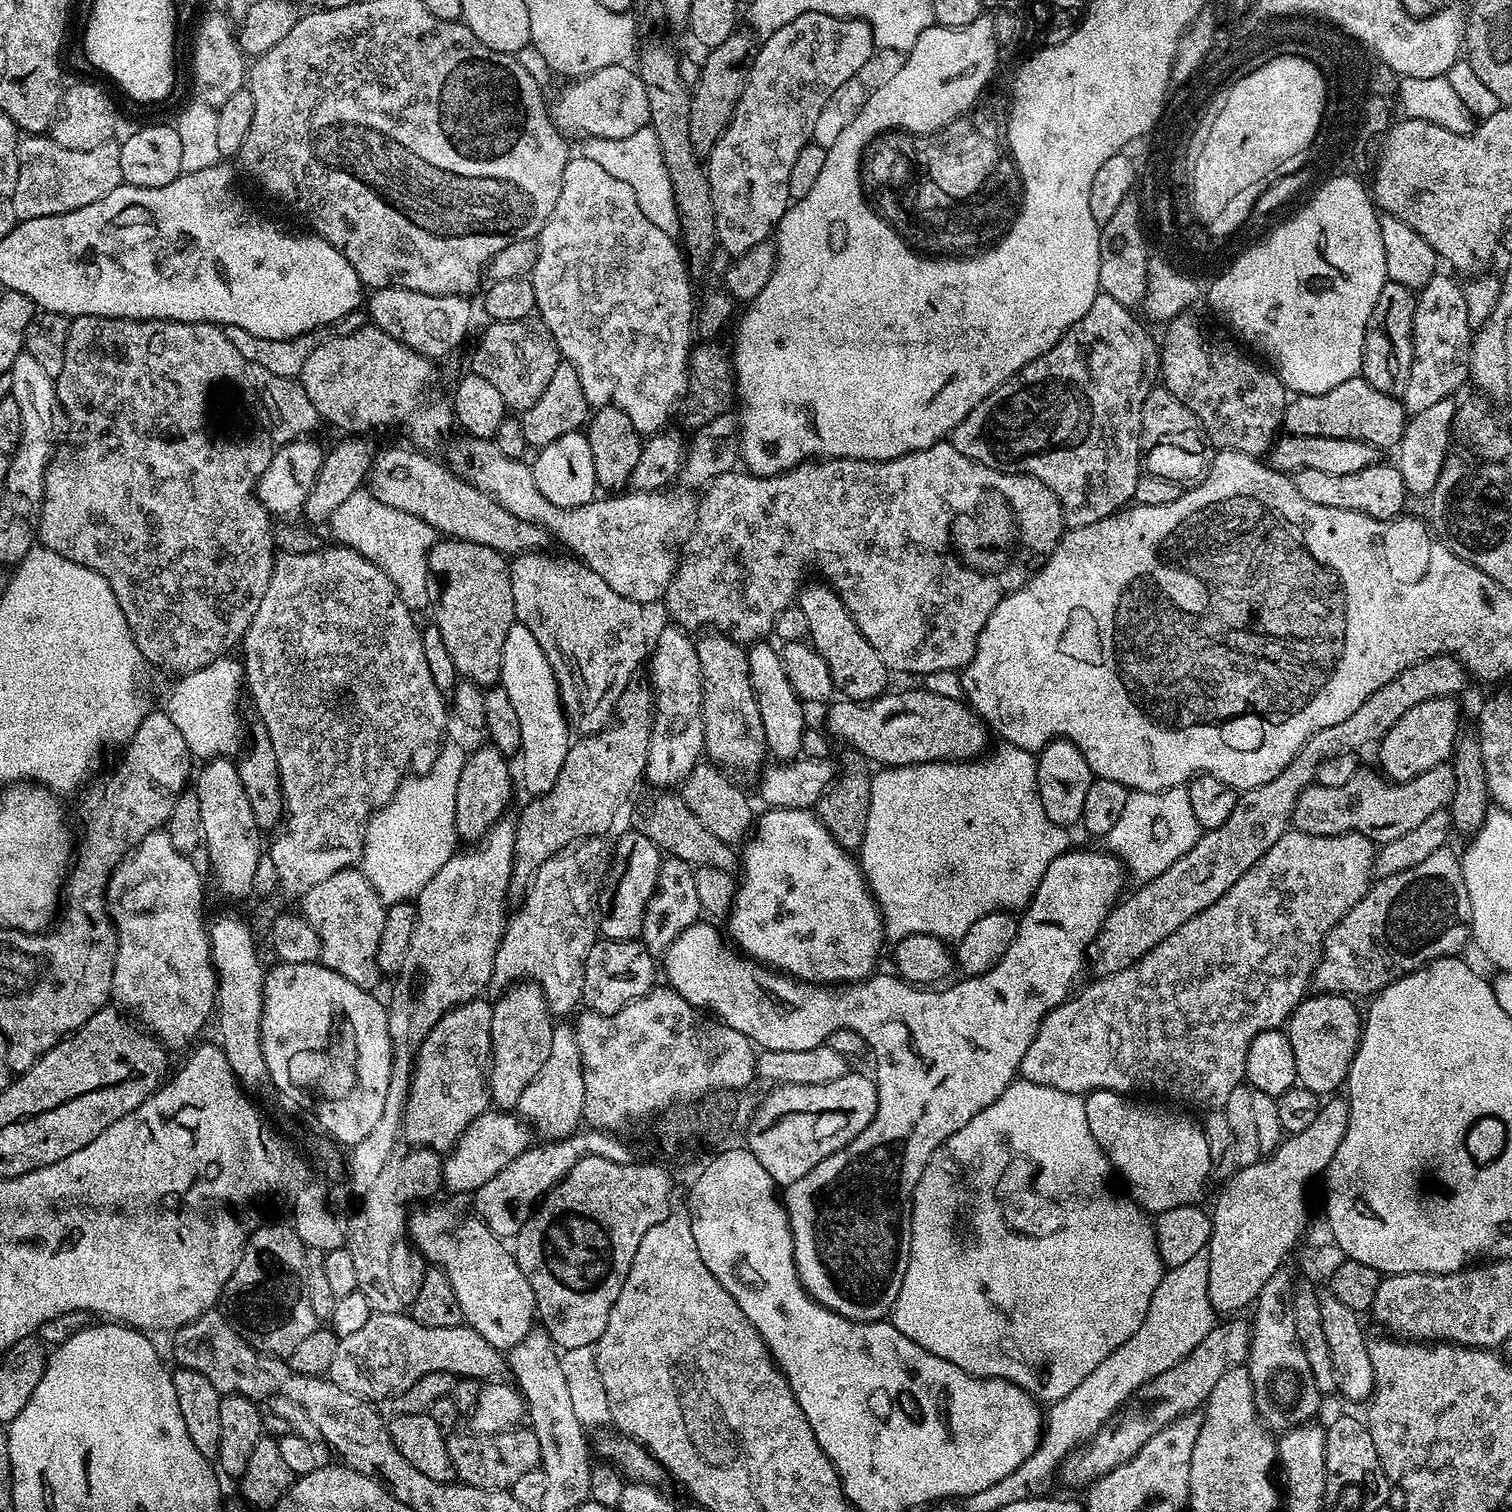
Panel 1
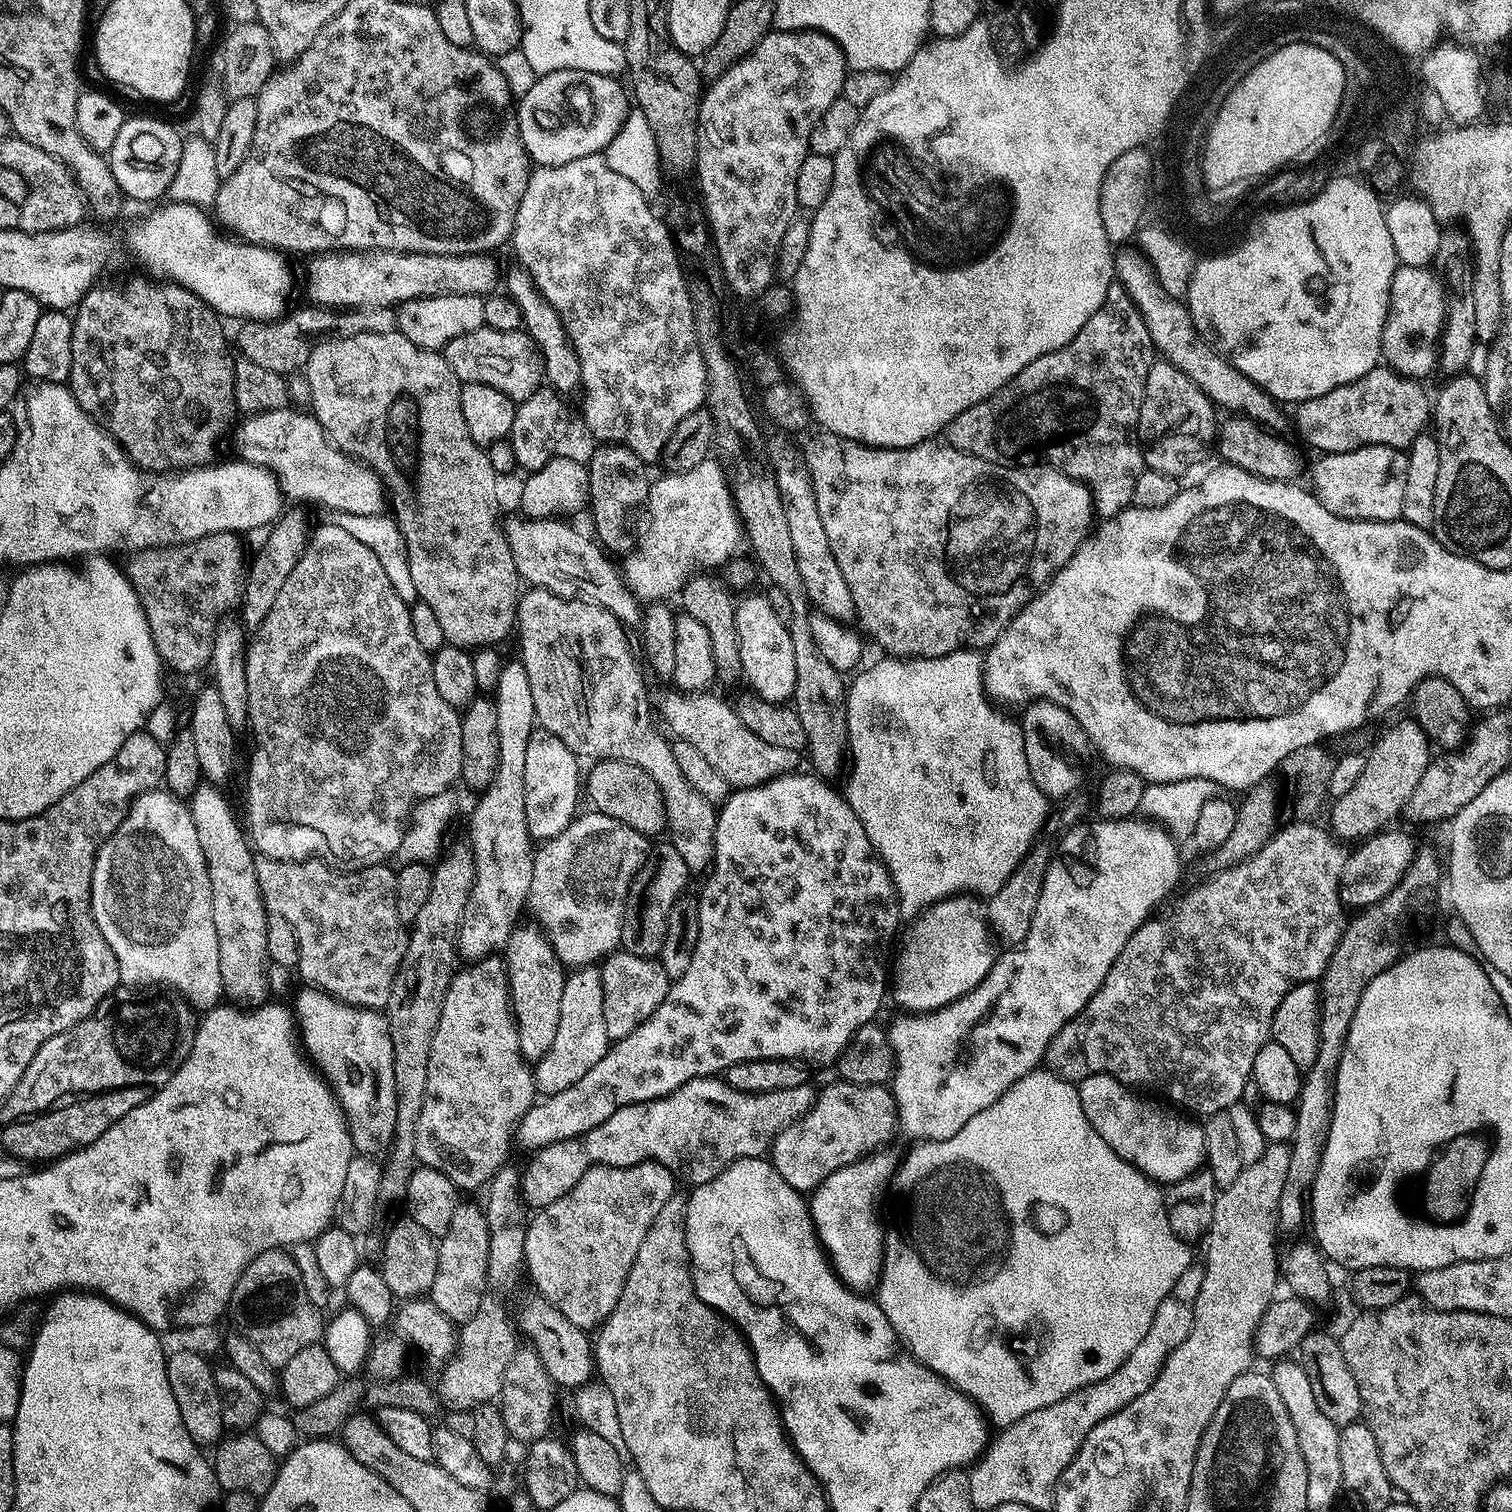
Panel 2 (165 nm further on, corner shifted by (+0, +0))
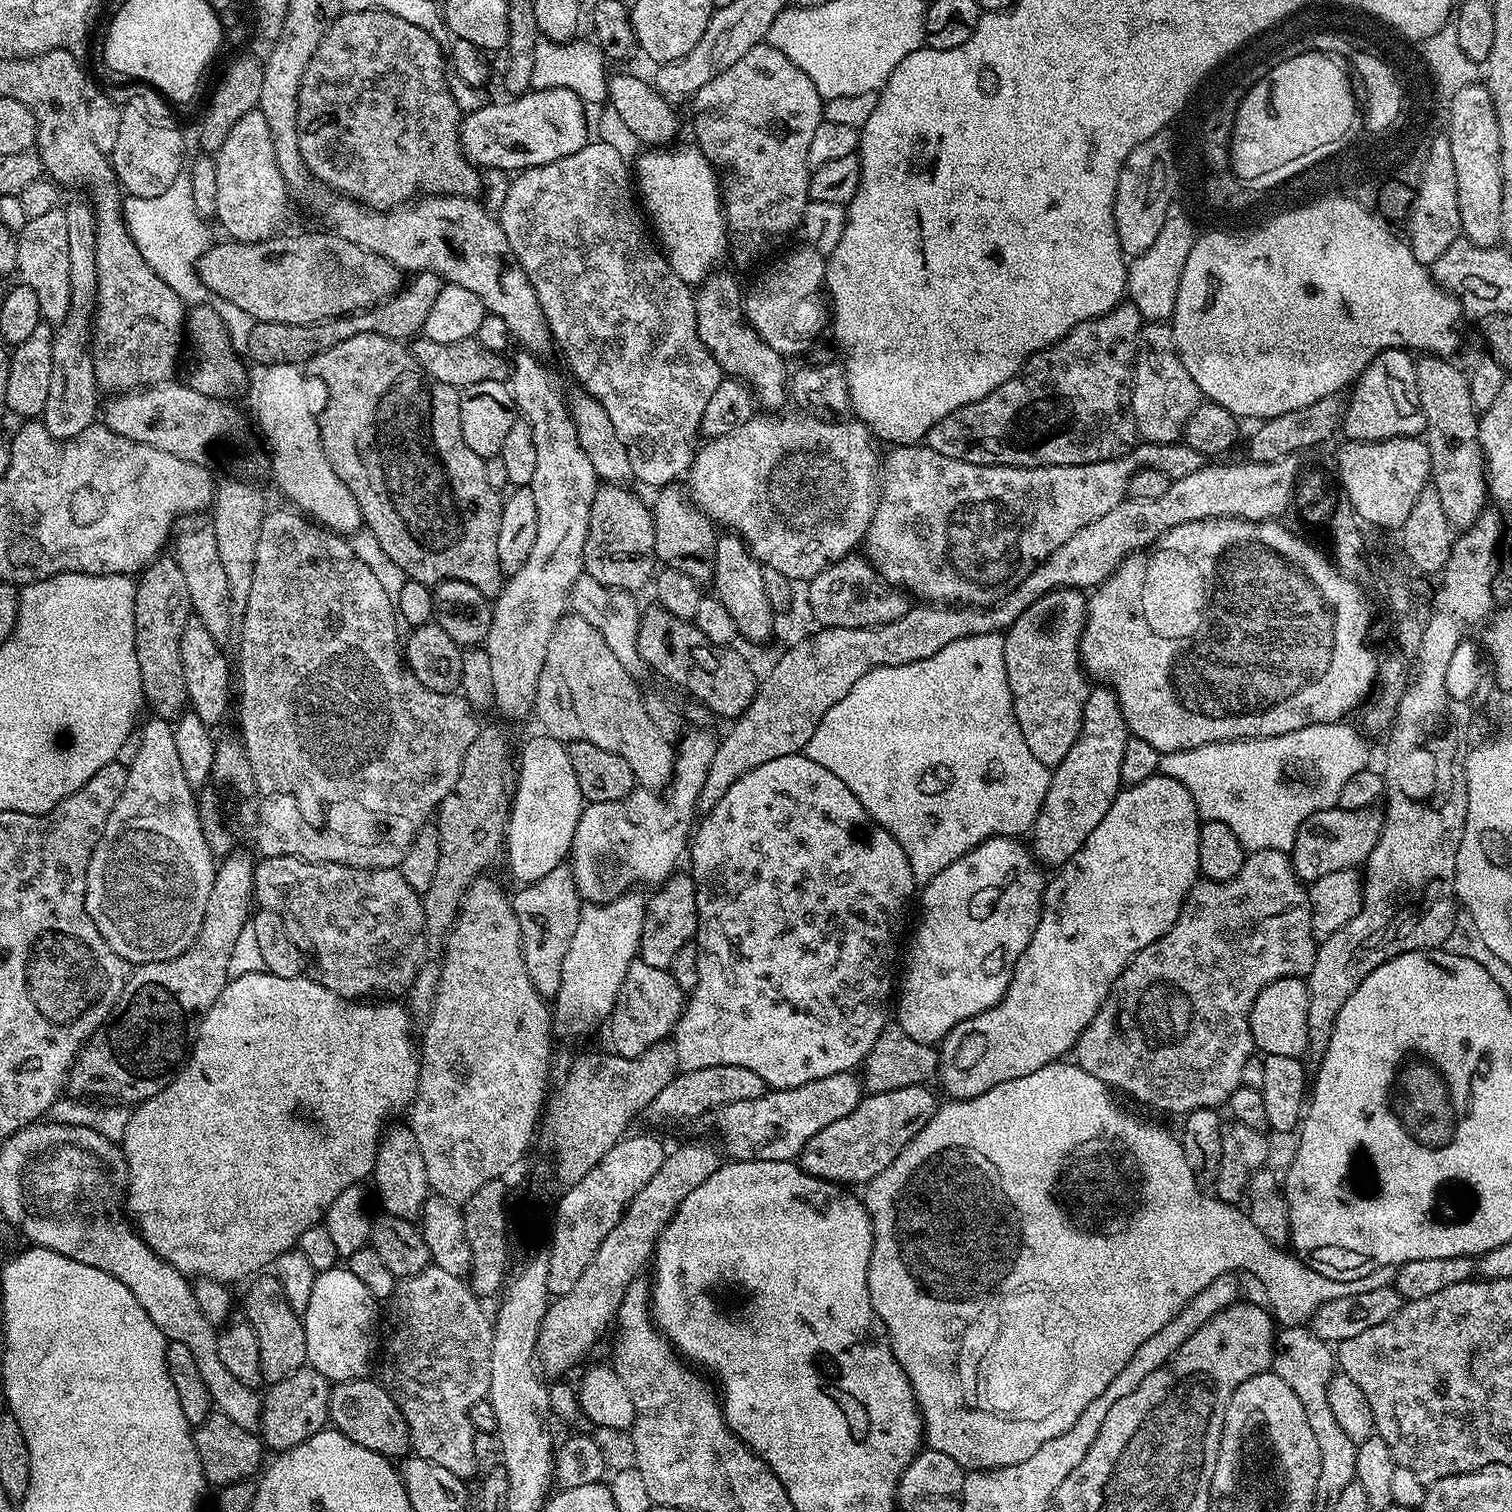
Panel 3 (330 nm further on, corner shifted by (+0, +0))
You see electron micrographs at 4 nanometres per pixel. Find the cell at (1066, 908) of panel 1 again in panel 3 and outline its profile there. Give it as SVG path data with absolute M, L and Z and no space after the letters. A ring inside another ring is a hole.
M1157 774L1146 778L1146 782L1121 787L1110 806L1110 810L1106 810L1102 822L1098 822L1098 826L1094 826L1090 838L1086 838L1086 842L1082 842L1079 850L1065 864L1060 865L1058 871L1053 875L1057 876L1053 880L1051 877L1047 881L1036 933L1026 946L1022 958L1018 958L1018 962L1014 966L1012 981L1004 997L990 1010L986 1010L974 1018L966 1018L962 1022L958 1022L958 1026L949 1030L940 1041L938 1045L938 1081L940 1080L941 1086L949 1092L947 1095L951 1099L978 1098L982 1094L986 1094L986 1090L994 1090L994 1086L998 1086L1002 1082L1010 1082L1014 1078L1026 1078L1026 1074L1034 1074L1034 1070L1042 1070L1042 1066L1057 1063L1061 1058L1067 1057L1064 1056L1067 1052L1069 1055L1075 1049L1076 1040L1082 1034L1082 1030L1086 1030L1086 1026L1090 1026L1094 1014L1098 1014L1098 1010L1104 1005L1104 1000L1110 994L1114 982L1120 977L1124 967L1139 952L1146 950L1146 946L1158 942L1158 938L1162 938L1162 934L1166 934L1170 930L1170 926L1174 926L1174 922L1184 905L1184 900L1188 897L1189 890L1196 885L1200 876L1198 834L1201 823L1200 812L1196 809L1194 798L1190 798L1190 790L1186 790L1186 786L1182 786L1182 782L1178 782L1174 778Z

